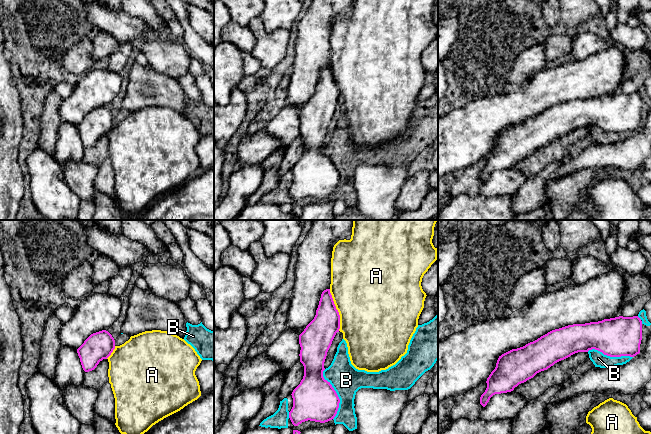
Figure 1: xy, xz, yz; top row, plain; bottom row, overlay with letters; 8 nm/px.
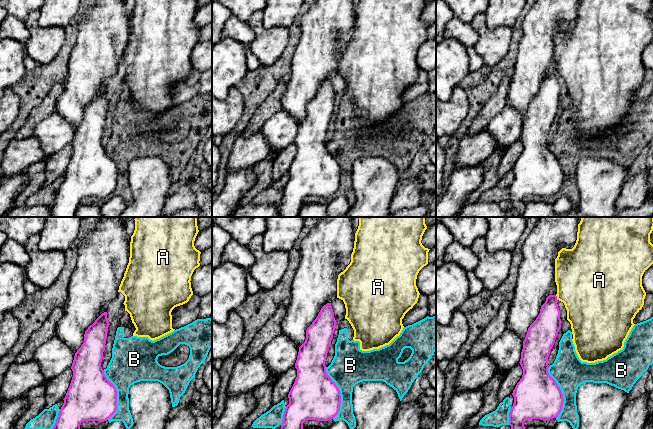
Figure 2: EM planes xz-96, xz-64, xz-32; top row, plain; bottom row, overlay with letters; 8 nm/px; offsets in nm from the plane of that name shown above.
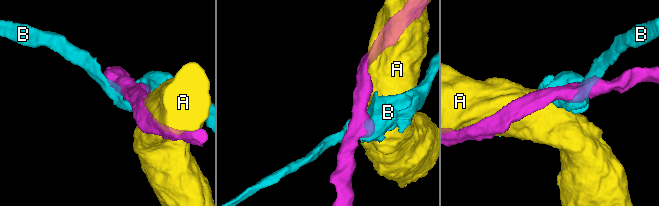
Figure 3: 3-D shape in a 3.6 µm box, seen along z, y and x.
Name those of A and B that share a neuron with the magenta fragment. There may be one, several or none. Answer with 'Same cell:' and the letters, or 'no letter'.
Same cell: no letter

